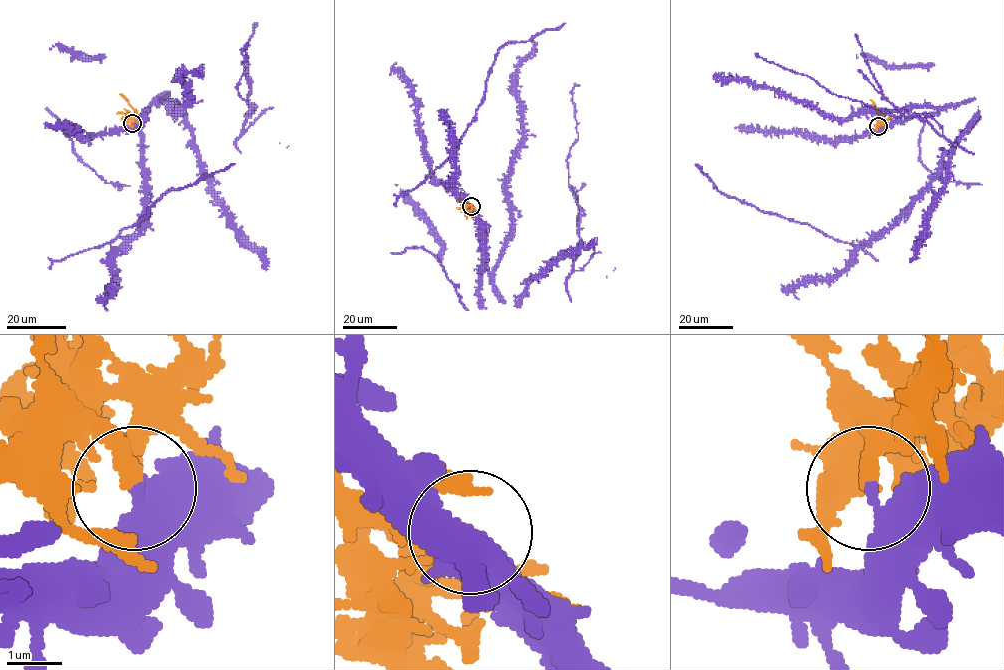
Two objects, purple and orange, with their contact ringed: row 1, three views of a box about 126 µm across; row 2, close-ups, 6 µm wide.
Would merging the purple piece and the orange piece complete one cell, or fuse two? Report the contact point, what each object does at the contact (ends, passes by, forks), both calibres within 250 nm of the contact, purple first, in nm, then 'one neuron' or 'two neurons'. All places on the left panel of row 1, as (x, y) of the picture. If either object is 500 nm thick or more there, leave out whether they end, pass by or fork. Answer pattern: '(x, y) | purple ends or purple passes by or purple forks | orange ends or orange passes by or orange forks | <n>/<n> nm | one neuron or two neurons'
(132, 123) | purple ends | orange passes by | 400/240 nm | two neurons

